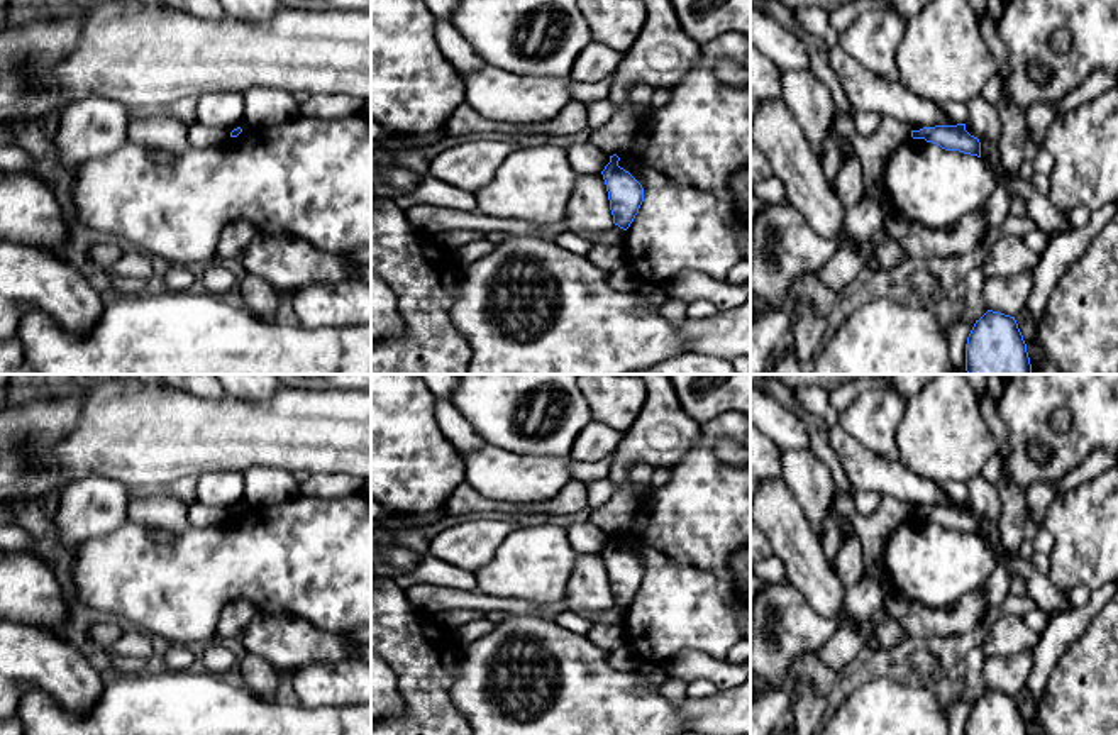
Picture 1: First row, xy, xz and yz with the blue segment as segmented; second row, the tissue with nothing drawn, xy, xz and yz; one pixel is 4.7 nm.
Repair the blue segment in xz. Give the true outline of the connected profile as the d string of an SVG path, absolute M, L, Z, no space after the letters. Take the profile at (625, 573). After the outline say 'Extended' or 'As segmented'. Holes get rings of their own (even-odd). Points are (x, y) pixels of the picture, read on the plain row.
M617 533L610 535L610 542L601 554L608 571L613 603L627 610L644 581L644 567L628 550L618 545L618 540Z. As segmented

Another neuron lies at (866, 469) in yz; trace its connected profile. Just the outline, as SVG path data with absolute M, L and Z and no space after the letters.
M838 423L828 425L828 440L855 489L894 496L913 510L935 505L957 505L944 493L938 483L911 472L899 459L888 461L872 452Z

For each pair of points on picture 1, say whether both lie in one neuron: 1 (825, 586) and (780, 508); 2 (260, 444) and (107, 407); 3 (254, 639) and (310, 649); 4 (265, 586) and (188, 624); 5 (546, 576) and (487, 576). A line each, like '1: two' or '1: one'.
1: one
2: one
3: one
4: one
5: one

